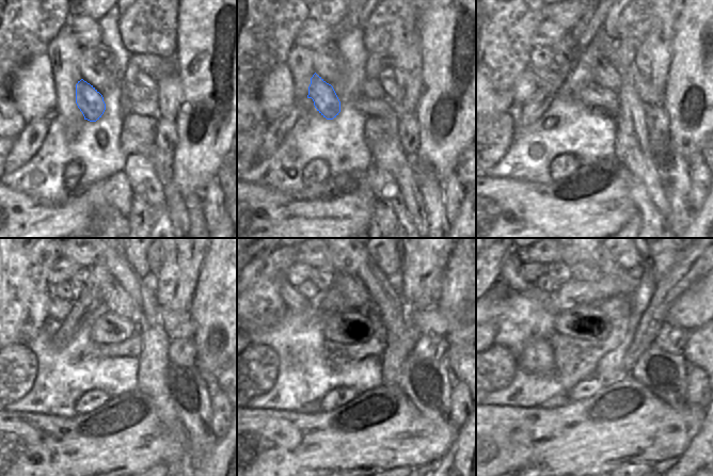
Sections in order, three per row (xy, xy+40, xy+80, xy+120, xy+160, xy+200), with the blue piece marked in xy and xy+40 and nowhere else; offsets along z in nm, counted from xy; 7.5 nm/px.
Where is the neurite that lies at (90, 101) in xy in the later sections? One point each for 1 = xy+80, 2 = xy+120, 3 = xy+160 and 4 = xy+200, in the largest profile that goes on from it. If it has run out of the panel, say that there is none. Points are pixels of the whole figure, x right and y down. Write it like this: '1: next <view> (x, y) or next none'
1: next xy+80 (550, 82)
2: next xy+120 (70, 317)
3: next xy+160 (295, 301)
4: next xy+200 (510, 268)

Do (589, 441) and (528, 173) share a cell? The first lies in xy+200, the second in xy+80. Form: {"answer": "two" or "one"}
{"answer": "two"}

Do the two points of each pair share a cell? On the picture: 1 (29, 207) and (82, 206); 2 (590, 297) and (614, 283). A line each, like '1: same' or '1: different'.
1: same
2: same

